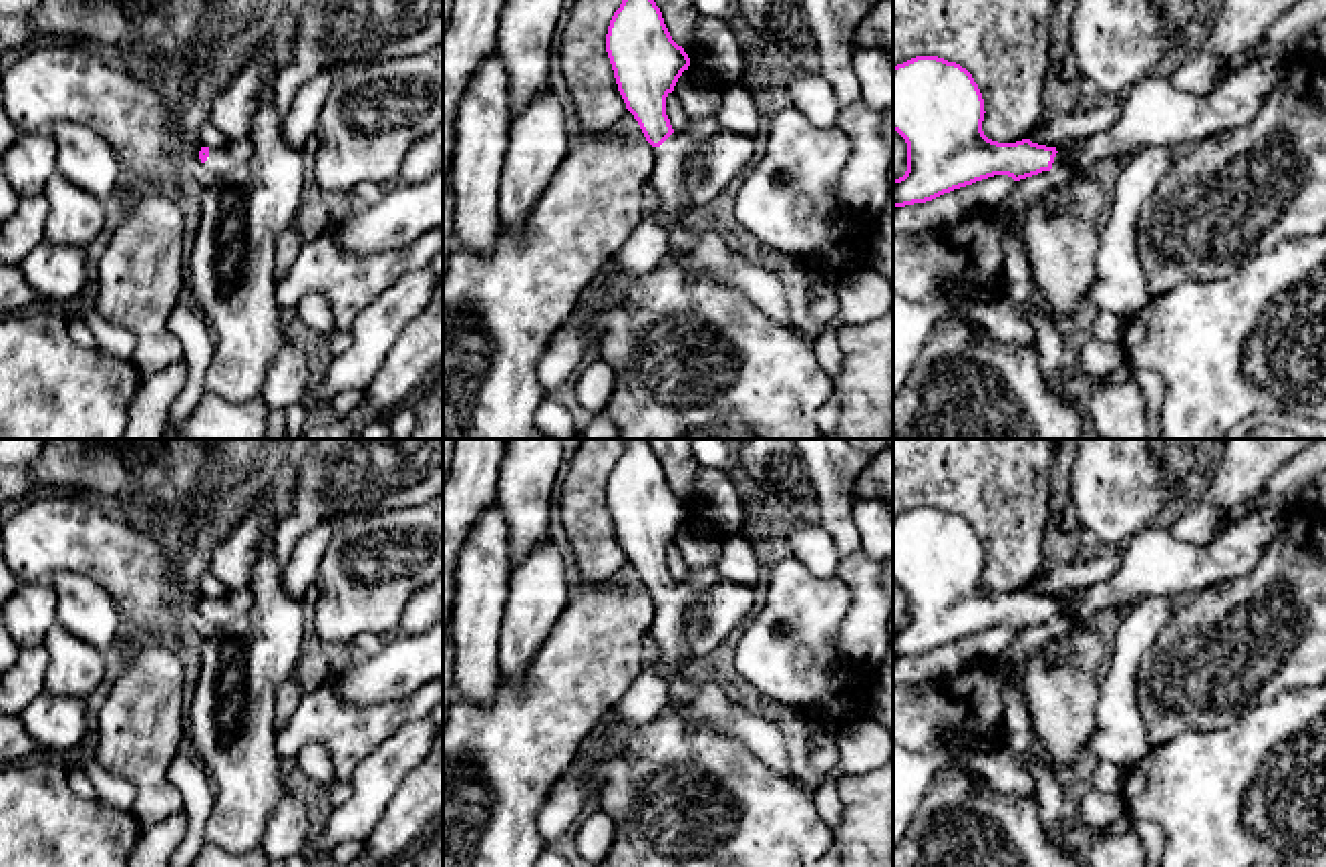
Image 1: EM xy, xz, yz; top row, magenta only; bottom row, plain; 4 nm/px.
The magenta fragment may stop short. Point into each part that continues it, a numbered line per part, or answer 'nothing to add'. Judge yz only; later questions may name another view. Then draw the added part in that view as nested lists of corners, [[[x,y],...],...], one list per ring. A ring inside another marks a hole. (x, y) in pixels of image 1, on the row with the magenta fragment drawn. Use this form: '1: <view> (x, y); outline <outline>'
1: yz (1153, 111); outline [[[1260,58],[1235,70],[1207,95],[1191,95],[1175,89],[1169,80],[1153,74],[1137,80],[1121,95],[1123,111],[1105,131],[1081,139],[1074,147],[1058,151],[1052,167],[1072,165],[1076,175],[1089,175],[1107,157],[1131,157],[1143,147],[1161,145],[1171,149],[1197,147],[1219,131],[1246,125],[1260,111],[1262,103],[1282,82],[1282,62]]]

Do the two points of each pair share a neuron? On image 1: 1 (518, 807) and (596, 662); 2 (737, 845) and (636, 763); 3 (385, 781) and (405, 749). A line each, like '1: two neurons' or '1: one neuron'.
1: one neuron
2: one neuron
3: one neuron

